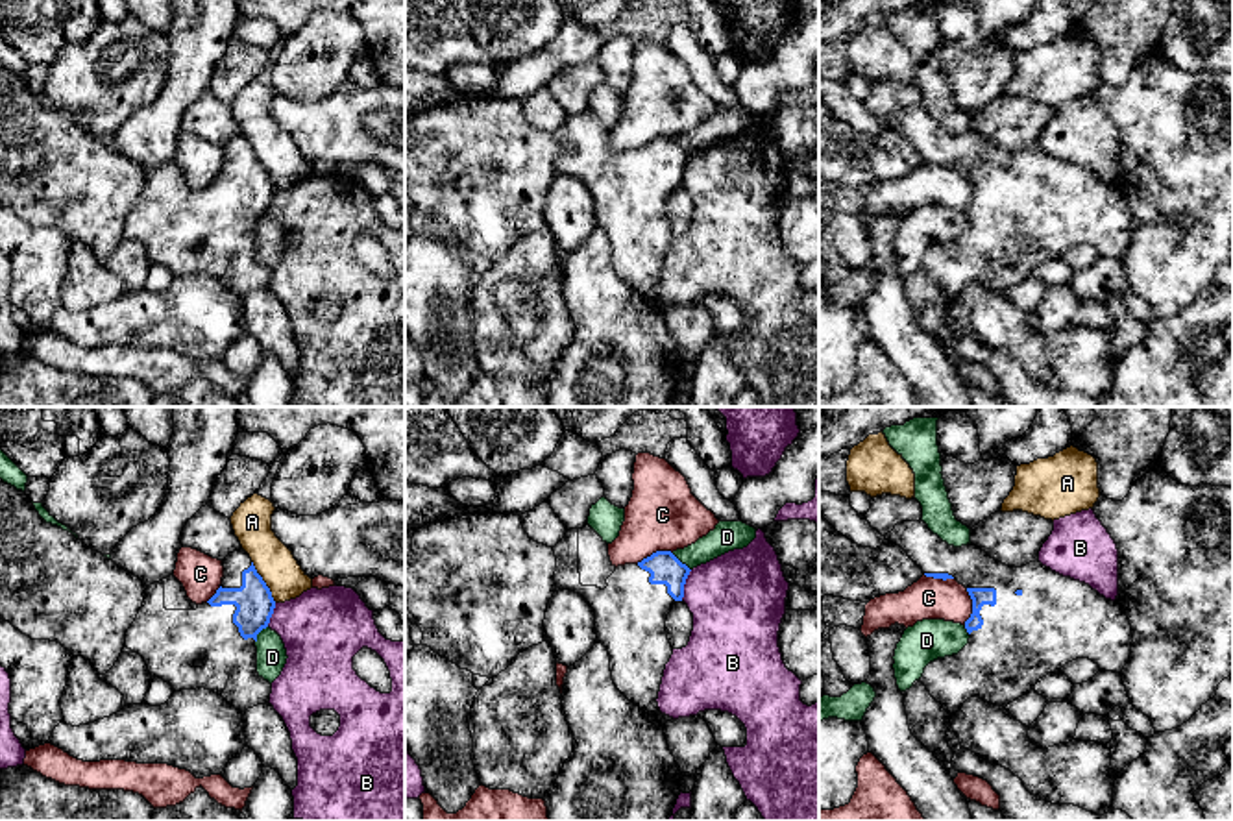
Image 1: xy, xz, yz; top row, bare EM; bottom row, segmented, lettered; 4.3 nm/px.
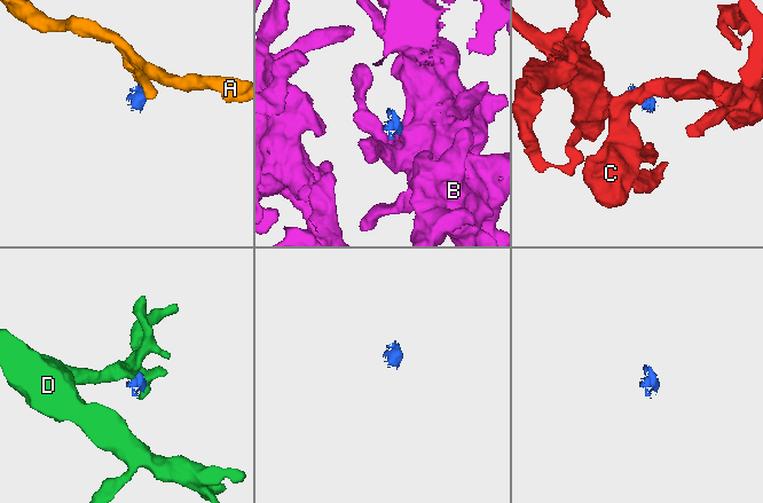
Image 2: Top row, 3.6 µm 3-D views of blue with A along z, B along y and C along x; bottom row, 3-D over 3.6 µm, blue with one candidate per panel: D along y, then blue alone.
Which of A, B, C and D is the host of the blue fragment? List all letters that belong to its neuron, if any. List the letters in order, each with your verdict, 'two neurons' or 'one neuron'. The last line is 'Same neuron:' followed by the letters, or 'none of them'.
A: two neurons
B: two neurons
C: two neurons
D: two neurons
Same neuron: none of them

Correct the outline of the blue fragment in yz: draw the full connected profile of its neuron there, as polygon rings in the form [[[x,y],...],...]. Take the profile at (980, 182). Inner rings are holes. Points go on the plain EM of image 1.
[[[922,105],[897,109],[885,126],[900,131],[926,163],[956,165],[972,185],[972,200],[965,207],[969,229],[958,240],[930,248],[921,263],[950,301],[971,283],[1006,294],[1035,276],[1039,264],[1076,244],[1089,244],[1113,259],[1128,250],[1133,227],[1129,205],[1117,187],[1089,170],[1063,163],[1039,146],[1009,153],[972,129],[948,131]]]

